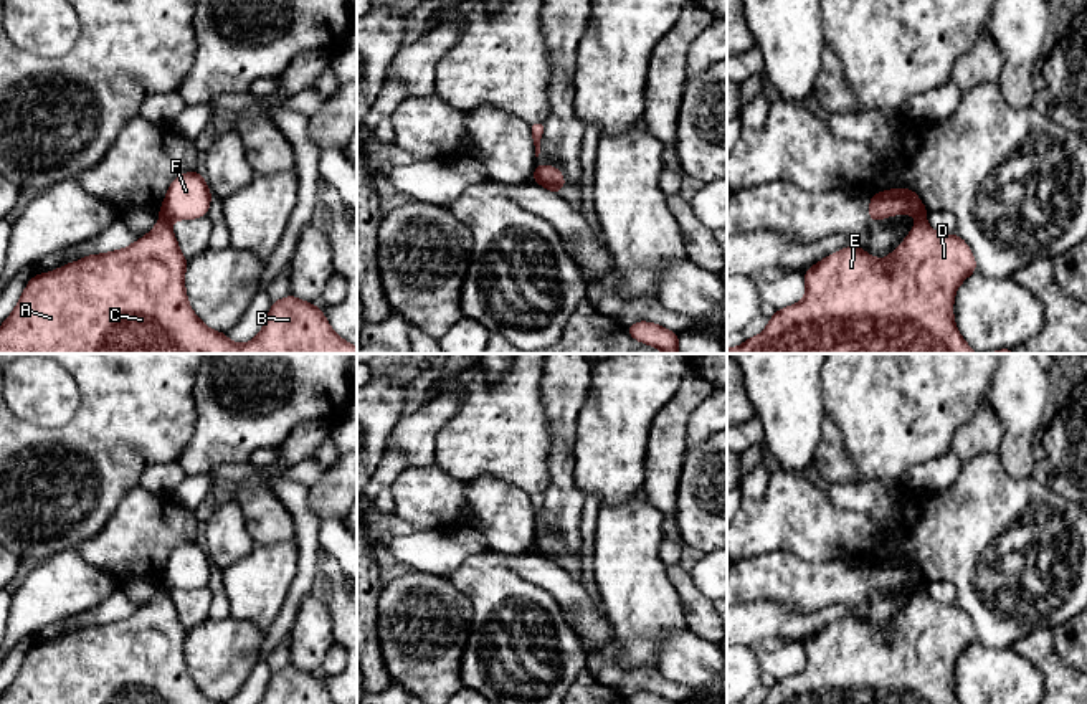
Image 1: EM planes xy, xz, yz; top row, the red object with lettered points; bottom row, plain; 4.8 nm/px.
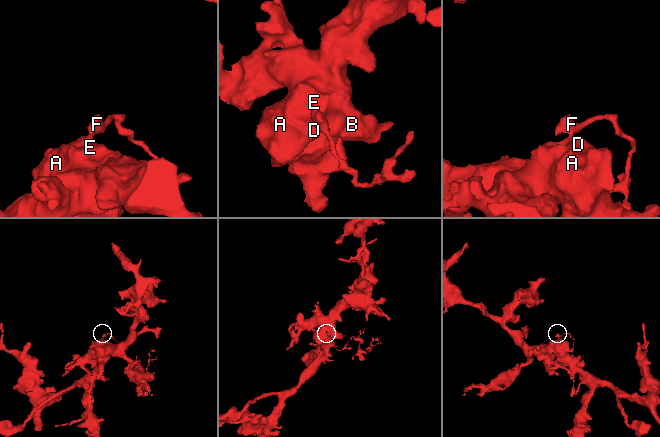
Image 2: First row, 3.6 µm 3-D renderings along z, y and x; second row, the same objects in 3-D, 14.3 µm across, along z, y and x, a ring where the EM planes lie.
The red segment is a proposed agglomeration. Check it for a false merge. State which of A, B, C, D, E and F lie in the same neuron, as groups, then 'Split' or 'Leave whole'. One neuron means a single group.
Groups: A B C D E / F. Split

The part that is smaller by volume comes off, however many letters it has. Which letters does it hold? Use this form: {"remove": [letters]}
{"remove": ["F"]}

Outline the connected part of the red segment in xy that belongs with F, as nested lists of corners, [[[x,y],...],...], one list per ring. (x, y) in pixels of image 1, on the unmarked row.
[[[185,542],[172,550],[159,585],[169,593],[208,587],[211,567],[202,542]]]

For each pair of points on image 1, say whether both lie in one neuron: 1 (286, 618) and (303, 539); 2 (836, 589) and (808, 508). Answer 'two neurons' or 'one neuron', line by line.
1: one neuron
2: two neurons

